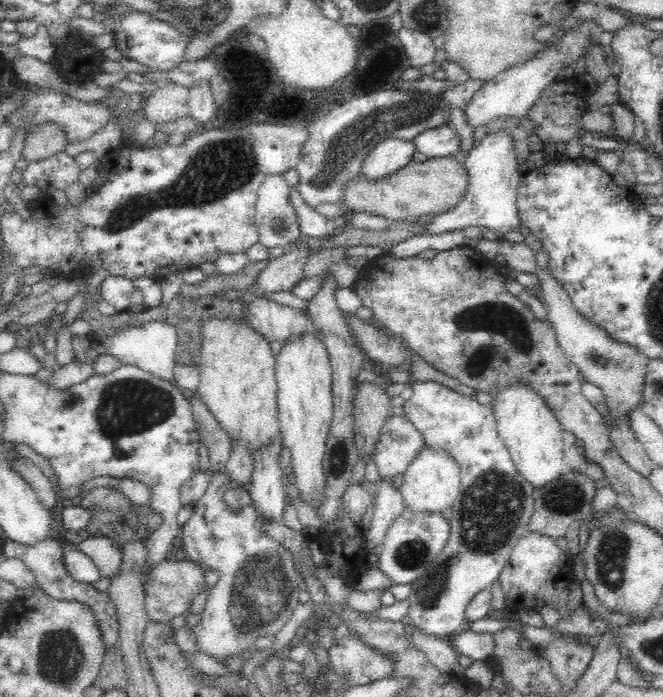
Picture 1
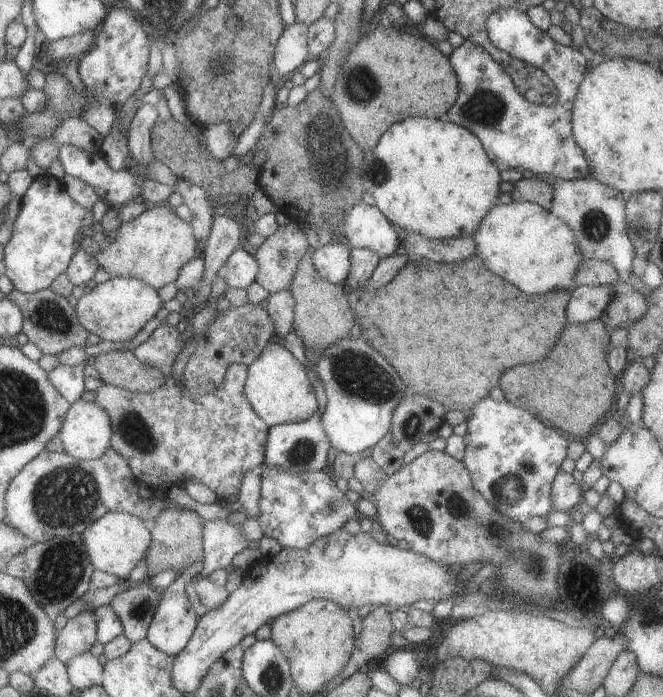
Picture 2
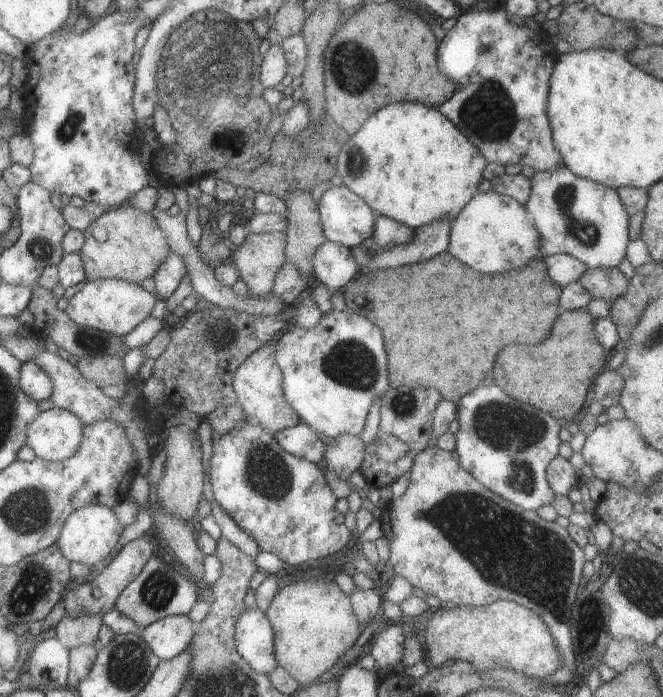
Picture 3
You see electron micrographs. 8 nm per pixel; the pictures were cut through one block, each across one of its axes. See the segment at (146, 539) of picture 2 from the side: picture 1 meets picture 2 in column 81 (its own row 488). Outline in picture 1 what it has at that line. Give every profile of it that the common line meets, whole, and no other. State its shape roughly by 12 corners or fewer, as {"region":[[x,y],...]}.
{"region":[[532,389],[494,394],[500,439],[533,490],[566,469],[564,432]]}

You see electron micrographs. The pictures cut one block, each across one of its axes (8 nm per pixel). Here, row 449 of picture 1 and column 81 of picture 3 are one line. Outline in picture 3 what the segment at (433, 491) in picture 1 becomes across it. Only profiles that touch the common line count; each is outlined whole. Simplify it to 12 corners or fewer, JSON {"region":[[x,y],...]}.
{"region":[[53,407],[26,427],[38,459],[61,461],[77,451],[82,426]]}

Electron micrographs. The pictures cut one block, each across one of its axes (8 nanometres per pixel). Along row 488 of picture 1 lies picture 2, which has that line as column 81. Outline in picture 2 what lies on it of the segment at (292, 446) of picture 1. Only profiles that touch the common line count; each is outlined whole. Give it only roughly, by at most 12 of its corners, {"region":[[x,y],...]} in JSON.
{"region":[[110,277],[74,309],[101,340],[130,341],[161,307],[135,277]]}

